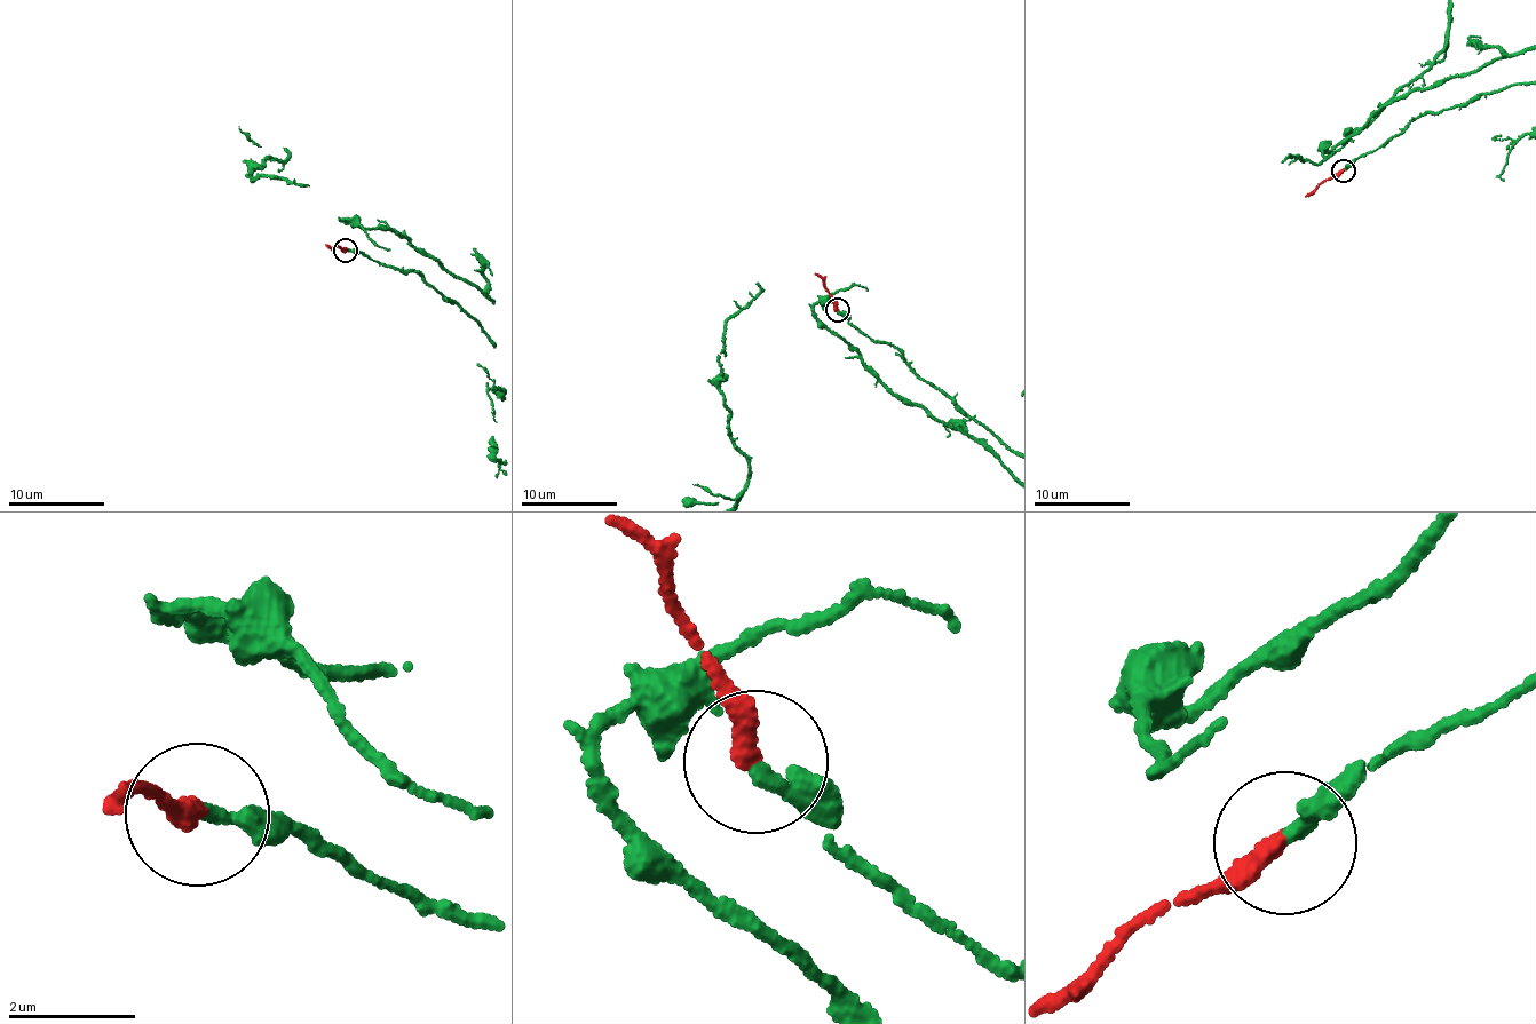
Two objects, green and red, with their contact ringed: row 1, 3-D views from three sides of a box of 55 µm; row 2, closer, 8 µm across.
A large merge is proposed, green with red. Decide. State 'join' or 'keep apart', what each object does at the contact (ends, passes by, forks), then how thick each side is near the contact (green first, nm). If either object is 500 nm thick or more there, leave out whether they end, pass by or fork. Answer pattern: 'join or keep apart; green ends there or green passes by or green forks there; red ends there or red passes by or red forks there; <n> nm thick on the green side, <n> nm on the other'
join; green ends there; red ends there; 200 nm thick on the green side, 340 nm on the other

